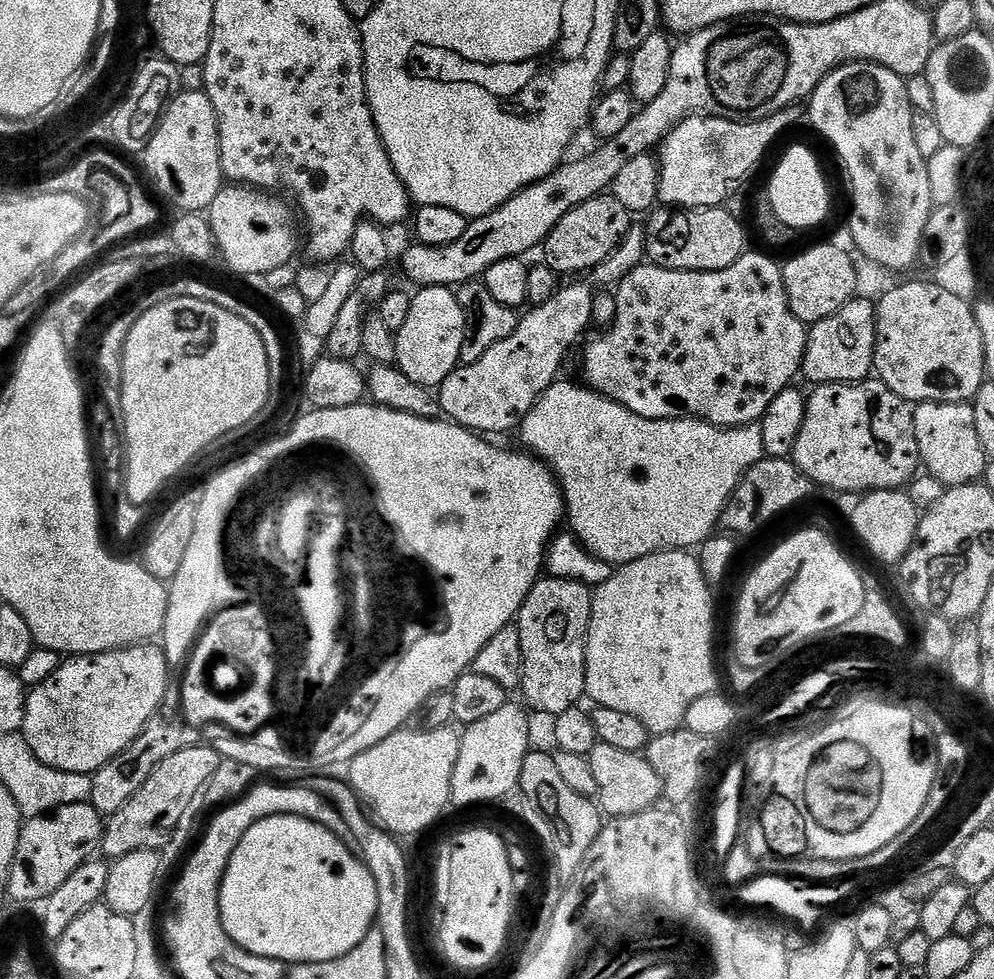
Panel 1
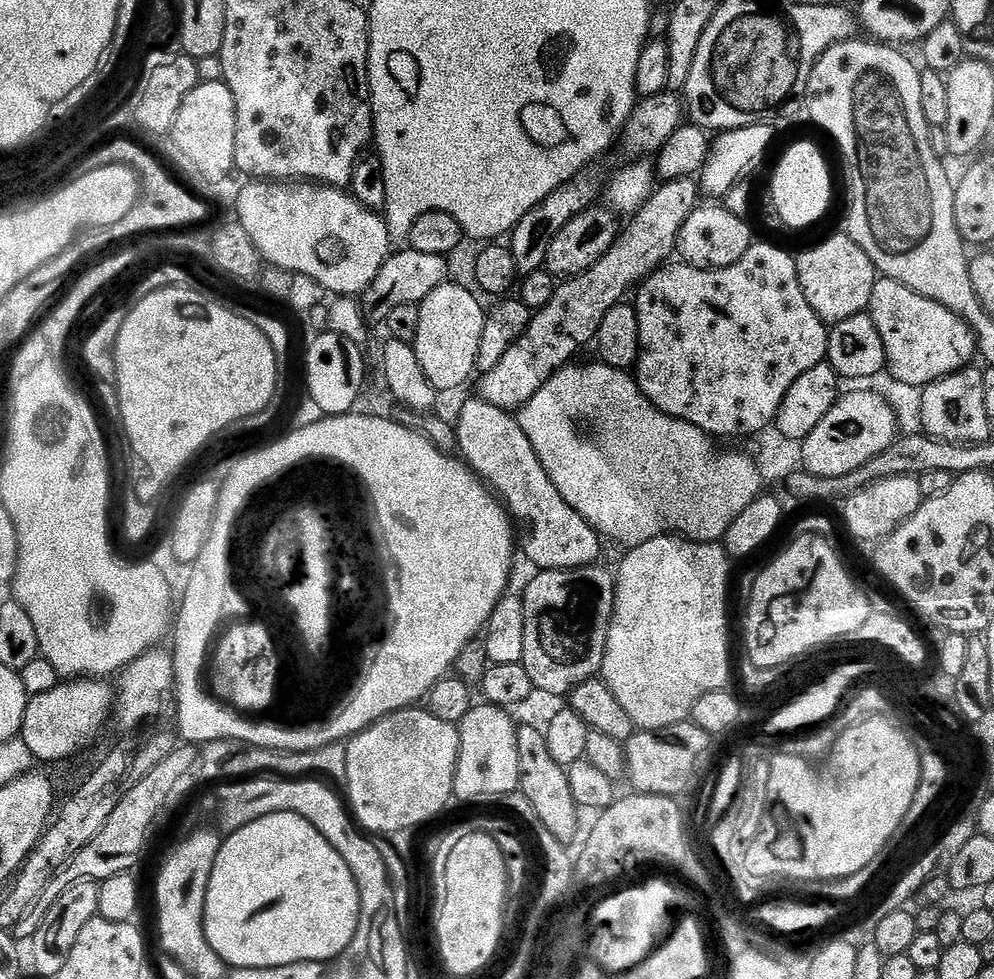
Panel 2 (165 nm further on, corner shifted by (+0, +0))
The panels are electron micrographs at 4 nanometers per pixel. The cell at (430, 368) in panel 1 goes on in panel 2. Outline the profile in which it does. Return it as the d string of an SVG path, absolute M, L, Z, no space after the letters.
M447 282L438 286L419 304L418 338L414 347L422 371L440 394L462 387L476 372L486 308L480 305L481 297L469 288Z

